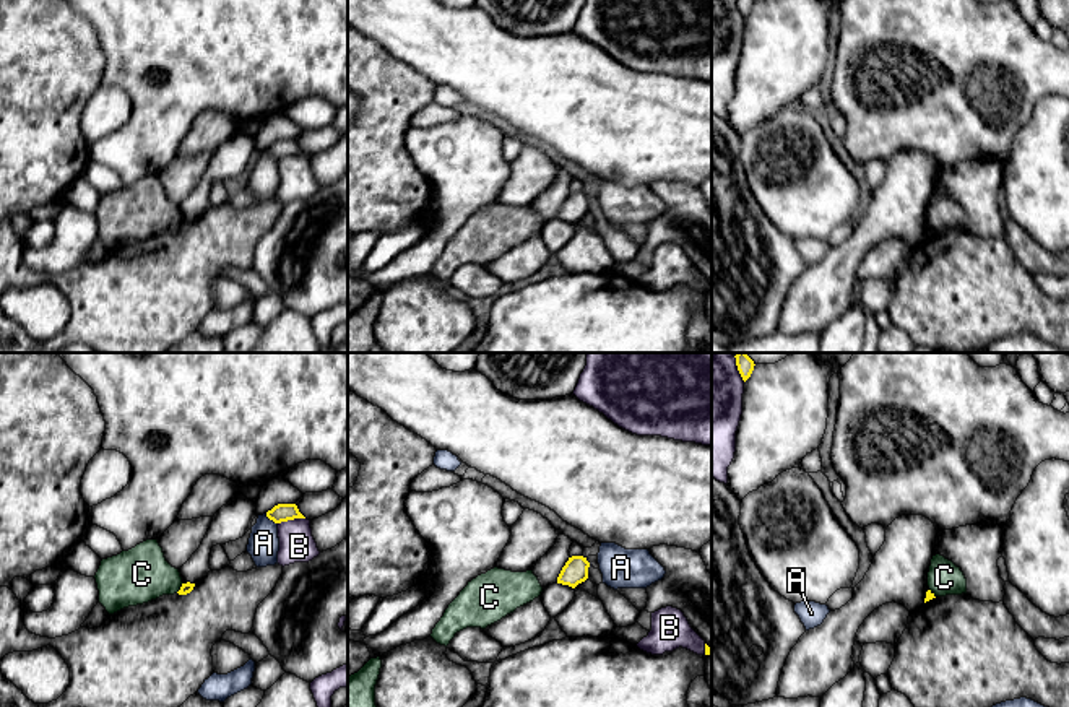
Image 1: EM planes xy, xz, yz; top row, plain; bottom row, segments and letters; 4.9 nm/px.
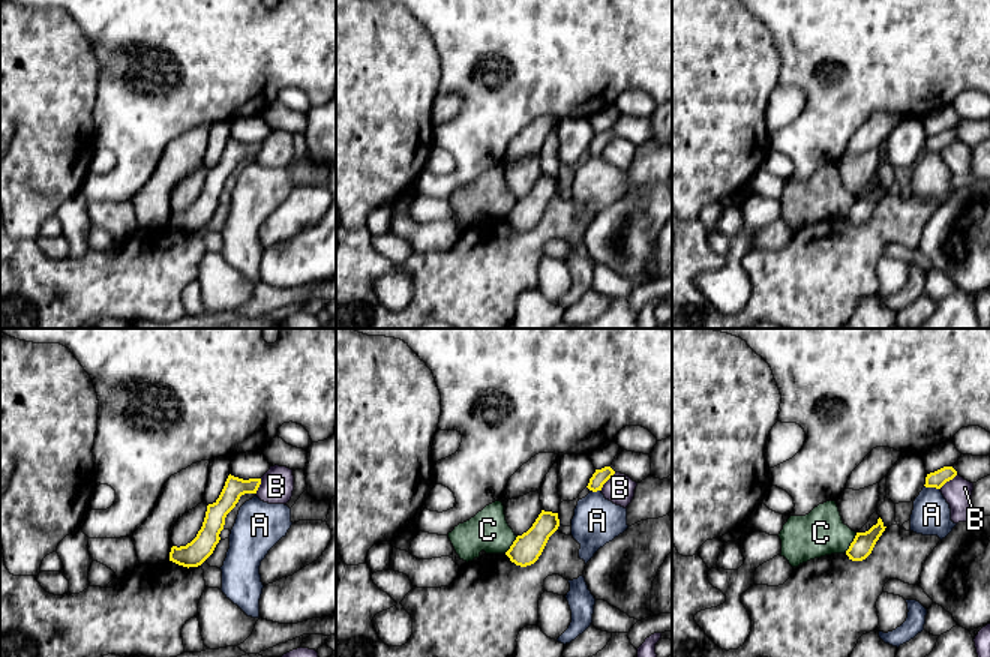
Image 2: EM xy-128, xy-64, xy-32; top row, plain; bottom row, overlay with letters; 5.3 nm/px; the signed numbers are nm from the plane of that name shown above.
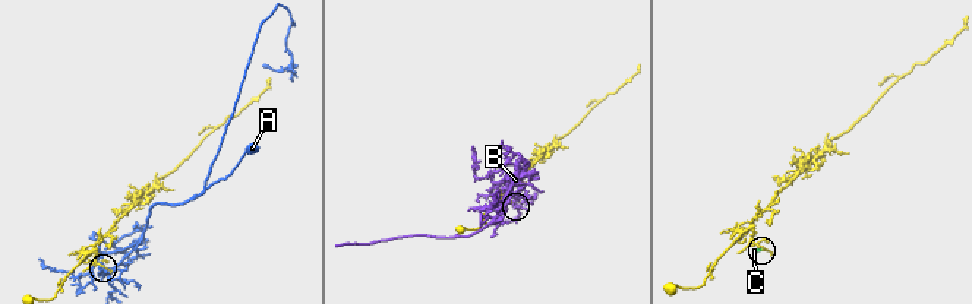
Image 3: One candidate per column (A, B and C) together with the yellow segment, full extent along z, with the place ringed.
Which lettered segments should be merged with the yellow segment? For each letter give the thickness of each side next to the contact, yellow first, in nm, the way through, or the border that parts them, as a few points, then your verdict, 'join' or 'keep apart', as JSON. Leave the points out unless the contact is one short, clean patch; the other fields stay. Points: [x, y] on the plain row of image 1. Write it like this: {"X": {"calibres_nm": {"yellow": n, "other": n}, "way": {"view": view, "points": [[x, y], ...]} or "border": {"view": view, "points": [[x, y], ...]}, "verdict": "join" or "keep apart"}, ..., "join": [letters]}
{"A": {"calibres_nm": {"yellow": 90, "other": 160}, "verdict": "keep apart"}, "B": {"calibres_nm": {"yellow": 90, "other": 180}, "verdict": "keep apart"}, "C": {"calibres_nm": {"yellow": 50, "other": 280}, "border": {"view": "xy", "points": [[182, 218], [176, 228]]}, "verdict": "keep apart"}, "join": []}

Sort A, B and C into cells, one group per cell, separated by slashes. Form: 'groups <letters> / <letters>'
groups A / B / C

